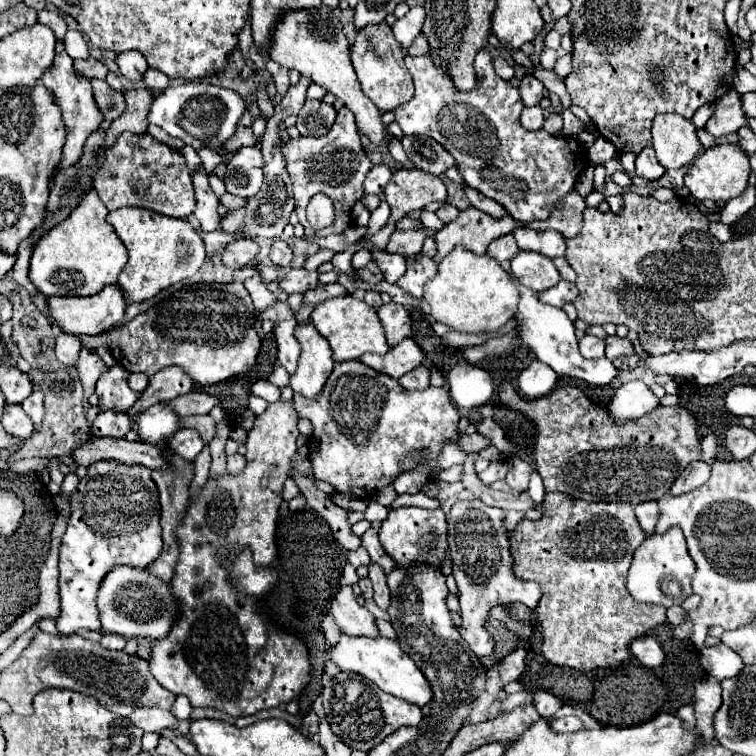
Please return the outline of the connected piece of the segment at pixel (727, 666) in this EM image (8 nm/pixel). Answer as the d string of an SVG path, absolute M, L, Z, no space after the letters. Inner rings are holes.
M719 643L715 647L703 647L701 649L701 665L717 681L729 679L743 669L741 657L723 643Z

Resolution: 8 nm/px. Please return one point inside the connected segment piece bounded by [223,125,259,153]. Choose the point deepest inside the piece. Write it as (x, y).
(243, 137)

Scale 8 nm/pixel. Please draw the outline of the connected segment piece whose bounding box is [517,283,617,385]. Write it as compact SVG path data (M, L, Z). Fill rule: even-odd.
M517 283L517 287L521 291L519 311L517 311L517 321L519 321L517 331L519 331L521 341L535 351L539 361L547 363L559 375L583 379L585 383L591 383L591 385L609 385L611 379L617 377L617 369L607 357L601 357L601 359L585 359L585 357L581 357L574 323L565 315L563 309L541 303L537 299L537 293L523 287L521 283Z

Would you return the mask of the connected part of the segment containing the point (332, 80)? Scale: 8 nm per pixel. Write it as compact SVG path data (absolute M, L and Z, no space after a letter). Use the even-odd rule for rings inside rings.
M321 5L317 9L295 9L295 11L287 9L273 27L273 37L269 43L269 57L275 63L287 69L297 69L301 75L307 75L315 83L323 85L329 93L341 99L355 113L357 127L363 133L367 133L373 145L379 145L379 147L387 145L389 137L381 121L381 111L361 91L361 85L357 81L357 75L349 59L349 43L343 35L339 19L333 15L333 11L327 5ZM299 39L309 39L309 41L299 41Z

